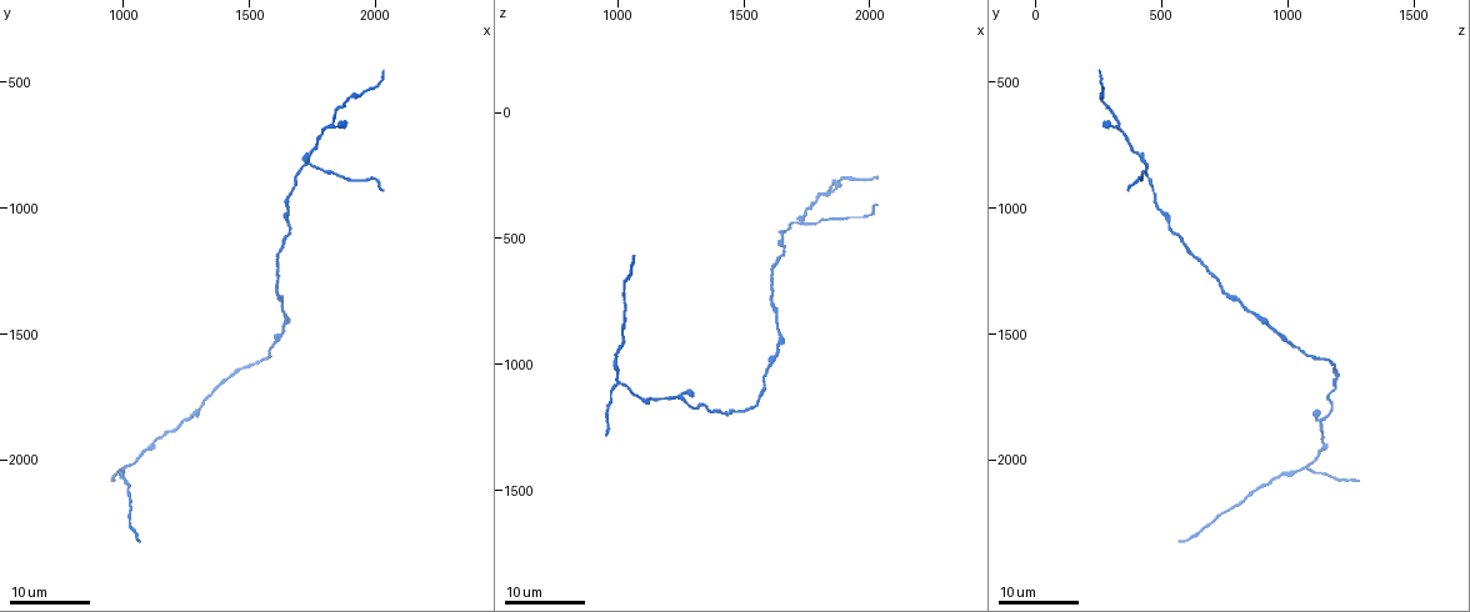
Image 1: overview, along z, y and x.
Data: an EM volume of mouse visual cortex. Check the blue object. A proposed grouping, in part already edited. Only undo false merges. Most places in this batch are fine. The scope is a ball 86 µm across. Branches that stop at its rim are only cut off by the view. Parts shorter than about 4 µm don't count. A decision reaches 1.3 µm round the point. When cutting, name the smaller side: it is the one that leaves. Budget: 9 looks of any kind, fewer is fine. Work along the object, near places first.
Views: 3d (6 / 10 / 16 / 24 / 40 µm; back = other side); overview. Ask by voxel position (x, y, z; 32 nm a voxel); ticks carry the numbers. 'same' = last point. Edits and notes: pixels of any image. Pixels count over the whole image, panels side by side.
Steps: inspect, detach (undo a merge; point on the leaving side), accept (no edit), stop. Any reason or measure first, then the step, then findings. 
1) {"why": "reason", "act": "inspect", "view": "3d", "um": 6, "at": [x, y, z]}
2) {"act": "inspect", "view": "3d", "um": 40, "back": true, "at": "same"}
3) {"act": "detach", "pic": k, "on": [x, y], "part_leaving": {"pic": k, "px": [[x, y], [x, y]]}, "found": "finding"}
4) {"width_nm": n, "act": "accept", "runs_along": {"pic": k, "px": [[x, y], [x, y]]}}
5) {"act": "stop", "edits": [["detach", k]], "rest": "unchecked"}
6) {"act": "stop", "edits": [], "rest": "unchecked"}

{"act": "inspect", "view": "3d", "um": 16, "at": [1610, 1530, 1010]}

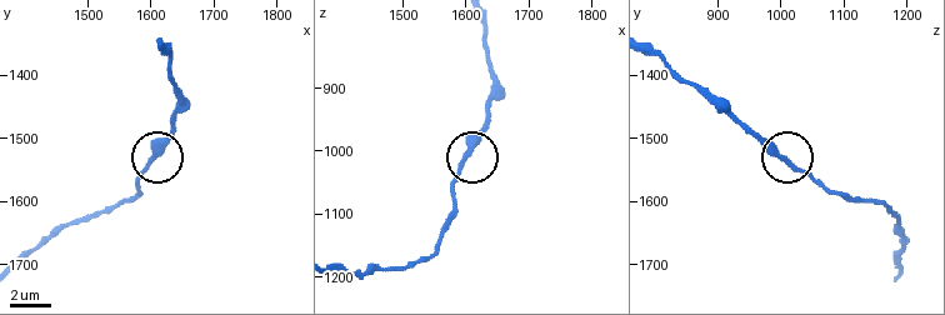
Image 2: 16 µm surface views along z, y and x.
{"act": "inspect", "view": "3d", "um": 10, "at": [1600, 1535, 1005]}

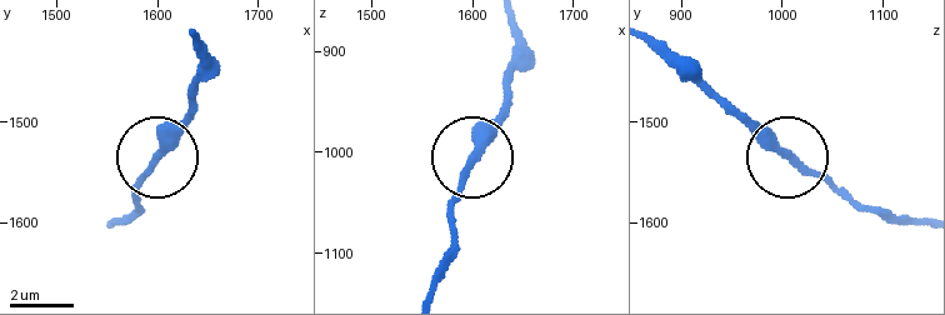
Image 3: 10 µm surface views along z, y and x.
{"side_arm_um": 52, "act": "accept", "found": "continuous, no second neuron"}

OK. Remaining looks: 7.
{"why": "calibre changes", "act": "inspect", "view": "3d", "um": 16, "at": [1640, 1430, 880]}

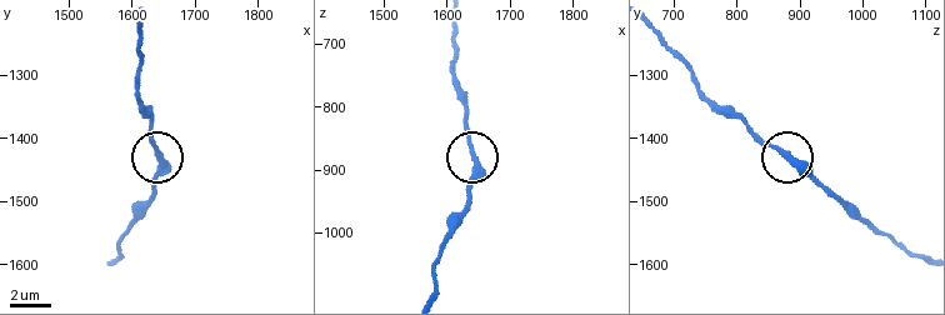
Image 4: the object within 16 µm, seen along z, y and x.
{"why": "closer look", "act": "inspect", "view": "3d", "um": 6, "at": [1640, 1420, 870]}

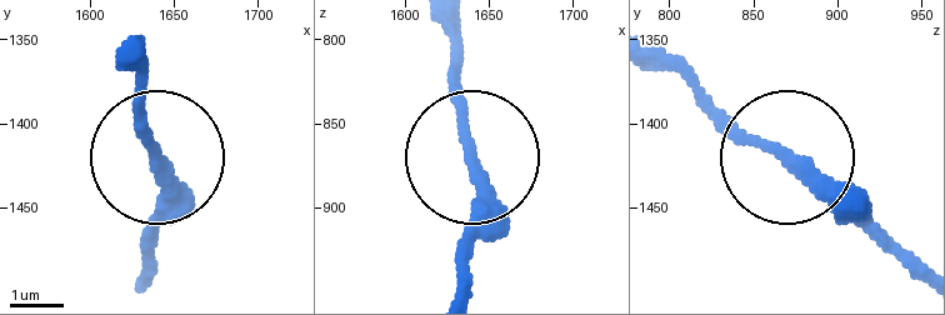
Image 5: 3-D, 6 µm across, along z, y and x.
{"act": "accept", "runs_along": {"pic": 5, "px": [[140, 279], [154, 140], [140, 50]]}, "found": "one neuron here"}

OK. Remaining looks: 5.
{"why": "arms part here", "act": "inspect", "view": "3d", "um": 16, "at": [1740, 820, 440]}

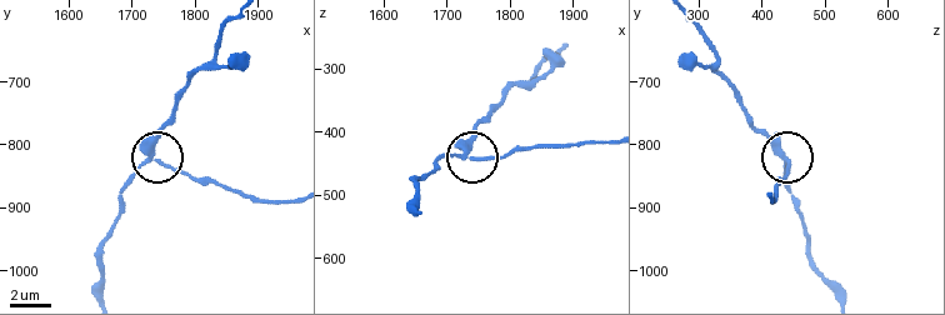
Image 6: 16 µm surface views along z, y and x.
{"why": "closer look", "act": "inspect", "view": "3d", "um": 10, "at": [1725, 810, 435]}

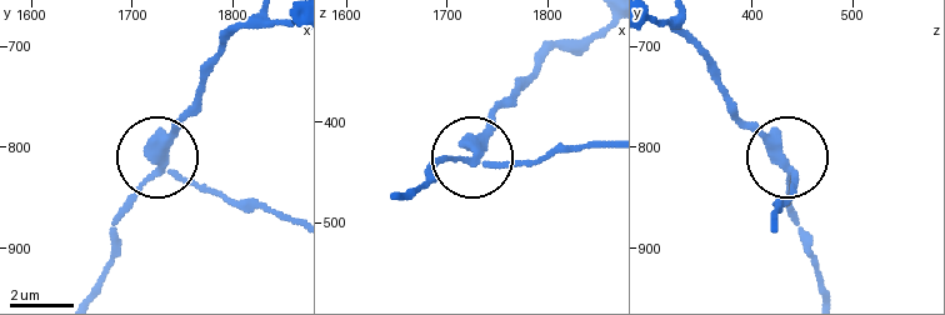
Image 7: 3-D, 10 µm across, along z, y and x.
{"width_nm": 290, "act": "detach", "pic": 7, "on": [209, 188], "part_leaving": {"pic": 7, "px": [[160, 173], [288, 216]]}, "found": "a second neuron is stuck on"}

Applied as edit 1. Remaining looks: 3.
{"why": "a fork", "act": "inspect", "view": "3d", "um": 16, "at": [1000, 2030, 1070]}

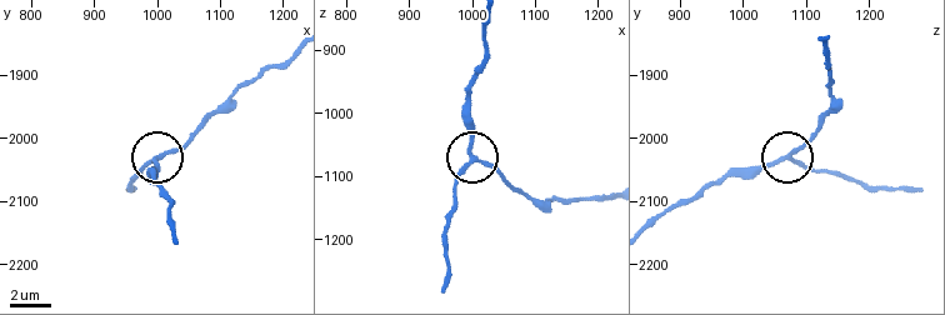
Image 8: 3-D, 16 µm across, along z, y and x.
{"why": "closer look", "act": "inspect", "view": "3d", "um": 10, "at": [1000, 2035, 1070]}

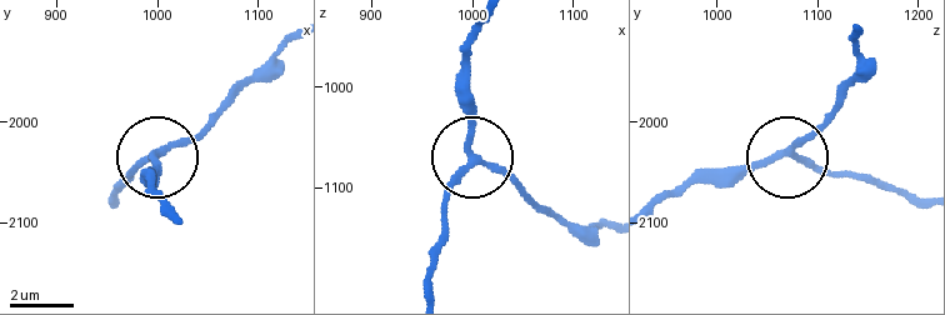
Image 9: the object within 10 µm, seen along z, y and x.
{"side_arm_um": 8, "act": "accept", "found": "continuous, no second neuron"}

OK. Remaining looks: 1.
{"act": "stop", "edits": [["detach", 7]], "rest": "unchecked"}

